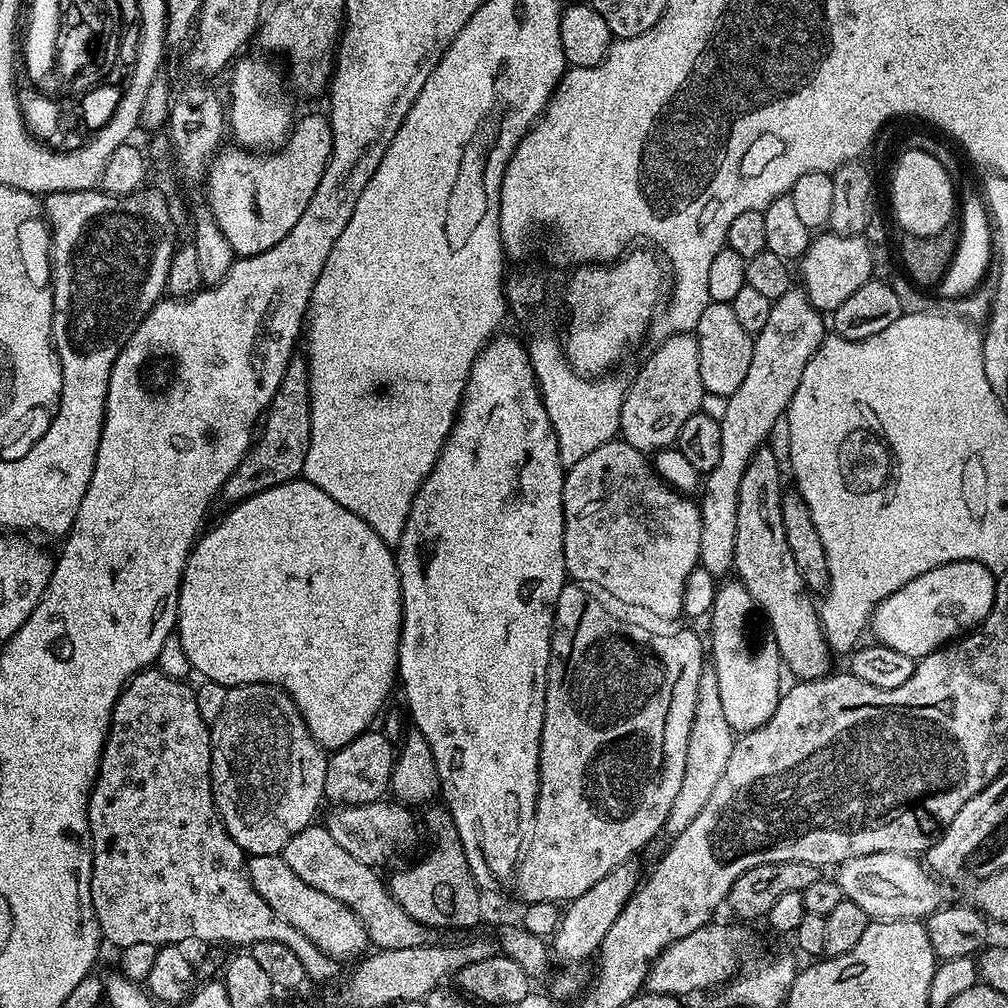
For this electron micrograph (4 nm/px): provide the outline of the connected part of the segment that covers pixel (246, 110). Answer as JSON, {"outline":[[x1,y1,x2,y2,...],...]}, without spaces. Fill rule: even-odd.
{"outline":[[245,55,231,65,232,85,226,96,226,124,235,143,245,150,275,150,288,139,294,115,292,104,284,93,286,80,268,60]]}

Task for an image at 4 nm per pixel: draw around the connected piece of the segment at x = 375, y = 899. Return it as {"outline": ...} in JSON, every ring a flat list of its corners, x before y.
{"outline":[[313,822,307,828,298,830,290,842,286,842,283,853,286,866,306,882,306,886,314,886,314,890,322,890,322,894,330,894,330,898,338,898,352,913,364,923,369,941,377,949,406,950,414,946,425,946,429,943,429,925,421,924,414,919,388,891,388,885,375,867,363,865,353,855,348,854,334,842,324,826]]}

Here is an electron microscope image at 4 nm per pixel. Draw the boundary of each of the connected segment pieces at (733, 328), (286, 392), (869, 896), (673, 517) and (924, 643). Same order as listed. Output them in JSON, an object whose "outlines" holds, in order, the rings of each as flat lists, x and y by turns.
{"outlines":[[[708,304,702,310,702,318,698,318,695,330,698,342,698,374,702,374,702,386,705,392,730,397,746,378,746,370,750,370,752,357,753,333,742,327,731,304]],[[296,354,288,361,286,374,282,374,282,382,274,394,270,411,263,417,262,431,255,437,240,465,226,478,222,489,223,499,228,499,229,505,238,504,256,492,264,492,297,479,304,471,311,437,308,362,303,355]],[[879,852,844,860,834,879,843,899,853,900,872,920,920,920,945,907,945,885,907,852]],[[622,438,598,446,598,450,586,454,582,462,571,465,564,478,564,490,564,561,566,573,573,581,584,576,584,568,588,568,588,540,592,540,592,536,604,536,604,532,640,536,640,544,652,552,652,560,660,560,660,568,672,568,672,572,684,568,684,572,692,572,698,567,702,542,699,503,691,495,668,487,662,477,656,475,649,457,637,448,631,448]],[[946,562,942,566,934,566,934,570,926,570,926,574,918,574,910,582,906,582,904,588,894,590,872,613,870,621,870,632,881,644,890,646,902,654,919,658,929,656,938,648,965,635,969,630,980,627,980,623,987,618,994,606,996,597,997,577,986,566,980,562]]]}

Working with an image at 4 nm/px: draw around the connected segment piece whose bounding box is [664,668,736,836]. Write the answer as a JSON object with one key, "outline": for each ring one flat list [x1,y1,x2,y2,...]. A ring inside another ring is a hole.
{"outline":[[710,668,705,669,698,684,698,702,695,704,695,720,691,724,690,742,687,743,686,770,683,772,682,784,678,797,670,808,665,824,665,833,675,836,681,833,701,813,702,807,709,801,718,784,719,778,726,770,733,754,736,734,732,731,722,709,719,697,717,674]]}

